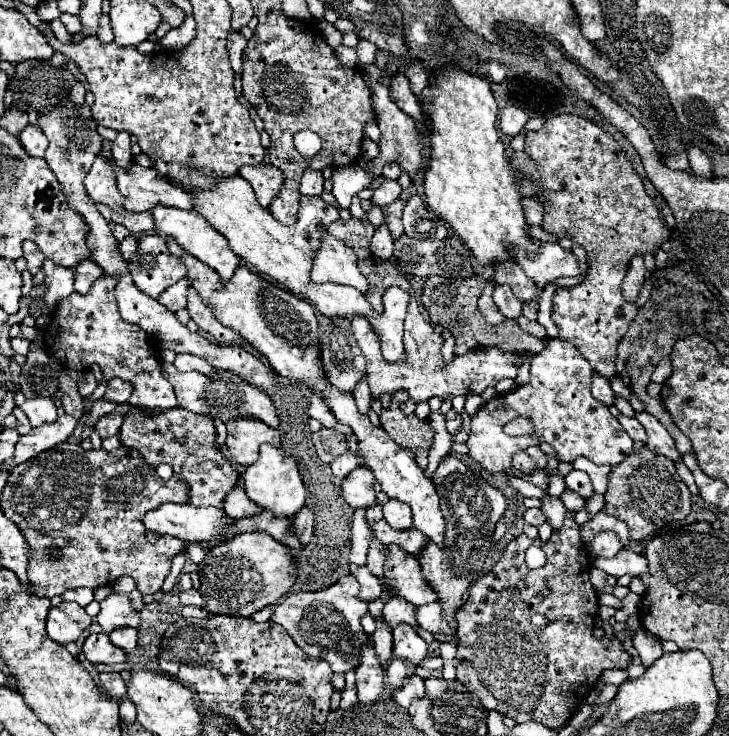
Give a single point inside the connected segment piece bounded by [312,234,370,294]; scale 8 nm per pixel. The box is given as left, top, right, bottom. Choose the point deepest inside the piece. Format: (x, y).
(335, 261)

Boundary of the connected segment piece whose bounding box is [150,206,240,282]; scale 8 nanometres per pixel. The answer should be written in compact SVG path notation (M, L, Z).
M154 206L150 212L154 216L154 232L158 232L160 236L174 238L176 244L184 252L192 254L200 262L214 268L224 282L228 282L232 278L236 266L240 264L240 258L230 250L226 236L220 234L216 228L212 228L206 222L206 218L202 218L202 214L194 214L194 212L186 212L186 210L178 210L178 208L166 208L166 206Z

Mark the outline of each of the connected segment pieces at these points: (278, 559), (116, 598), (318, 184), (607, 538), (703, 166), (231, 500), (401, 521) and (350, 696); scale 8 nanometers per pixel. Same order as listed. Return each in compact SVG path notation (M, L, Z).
M262 532L238 534L232 540L212 546L198 566L204 610L208 614L252 616L264 606L276 604L294 584L296 566L290 552L288 546Z
M110 594L100 606L102 610L96 616L96 622L100 624L104 634L110 634L112 630L124 626L132 626L132 628L140 626L138 612L130 606L130 598L126 594Z
M308 168L302 176L302 182L300 182L300 194L310 194L310 196L318 196L322 194L324 190L324 176L322 172L314 170L314 168Z
M602 532L592 542L592 550L594 550L596 556L612 558L622 550L622 544L620 544L620 540L618 540L618 536L614 532Z
M692 146L688 150L688 160L690 160L690 168L692 168L694 174L706 176L706 178L712 176L712 162L710 162L710 158L700 148Z
M236 486L224 498L224 512L232 518L244 518L244 516L254 516L254 514L262 512L262 508L254 506L254 502L246 496L246 492Z
M388 500L382 506L384 512L384 520L396 528L396 530L408 530L412 528L412 514L410 514L410 506L406 506L400 500Z
M346 672L346 688L342 690L342 700L340 700L340 708L342 710L348 710L352 708L354 704L358 704L358 698L356 698L356 678L354 678L354 672Z

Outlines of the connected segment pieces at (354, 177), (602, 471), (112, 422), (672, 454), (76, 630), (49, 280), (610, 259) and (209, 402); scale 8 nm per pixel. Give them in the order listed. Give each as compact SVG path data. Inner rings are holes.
M342 166L332 170L332 194L336 196L340 208L350 208L350 200L364 190L366 186L370 186L370 178L368 174L358 168L358 166Z
M578 458L578 460L574 460L572 466L574 466L574 470L582 470L582 472L586 472L586 474L590 476L596 494L604 494L604 492L606 492L610 466L598 466L598 464L594 464L592 460L586 460L586 458Z
M120 404L114 412L102 416L102 418L98 420L98 424L96 424L96 432L100 434L100 438L108 438L108 436L118 434L120 424L122 424L122 418L124 418L124 414L128 412L128 408L130 408L128 404Z
M640 412L636 414L636 420L646 428L646 434L648 434L648 442L646 446L656 452L656 454L662 454L666 458L670 458L672 462L680 462L682 454L678 452L676 444L674 444L674 438L668 434L668 430L660 424L658 418L654 418L652 414L648 412Z
M62 602L50 608L46 618L46 630L54 642L66 644L78 640L78 636L90 626L90 622L92 618L76 602Z
M44 260L42 272L46 284L44 302L48 306L48 312L52 314L58 308L58 302L74 292L74 272L70 268L56 266L52 260Z
M558 114L548 118L542 130L526 132L526 154L536 160L538 172L542 174L540 184L546 190L544 196L548 204L542 228L560 238L570 236L576 244L582 244L590 260L588 276L584 282L570 288L558 288L554 294L552 320L560 328L558 338L576 346L598 374L612 378L616 374L616 346L638 312L636 304L630 304L622 298L622 280L634 256L642 256L644 252L654 254L654 250L662 246L662 242L670 236L668 228L664 228L660 210L646 194L646 188L636 174L628 154L620 148L616 138L604 132L598 124L574 114Z
M162 364L162 374L174 386L180 406L194 414L206 414L212 420L222 422L230 422L236 418L256 418L272 428L278 428L278 416L272 398L268 394L262 394L258 388L250 386L246 380L238 378L238 374L230 370L214 370L212 374L206 376L196 370L178 372L174 364Z

